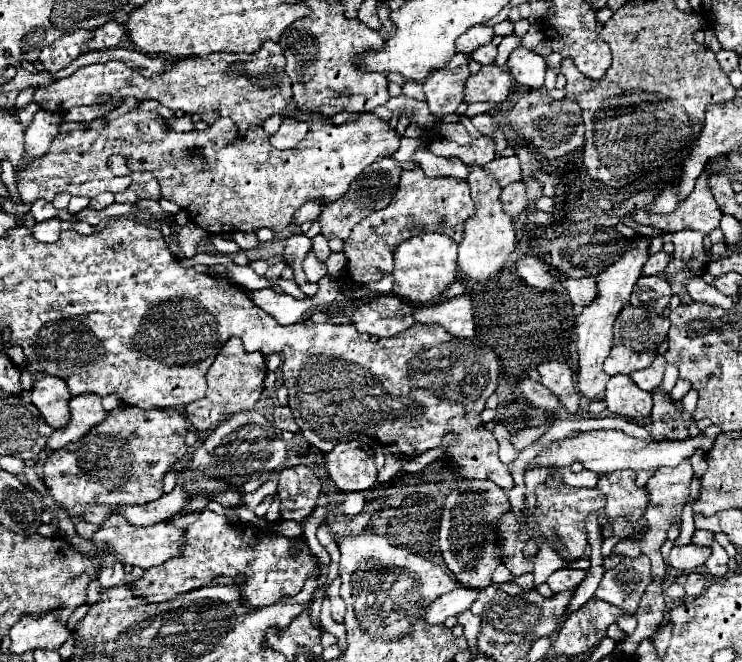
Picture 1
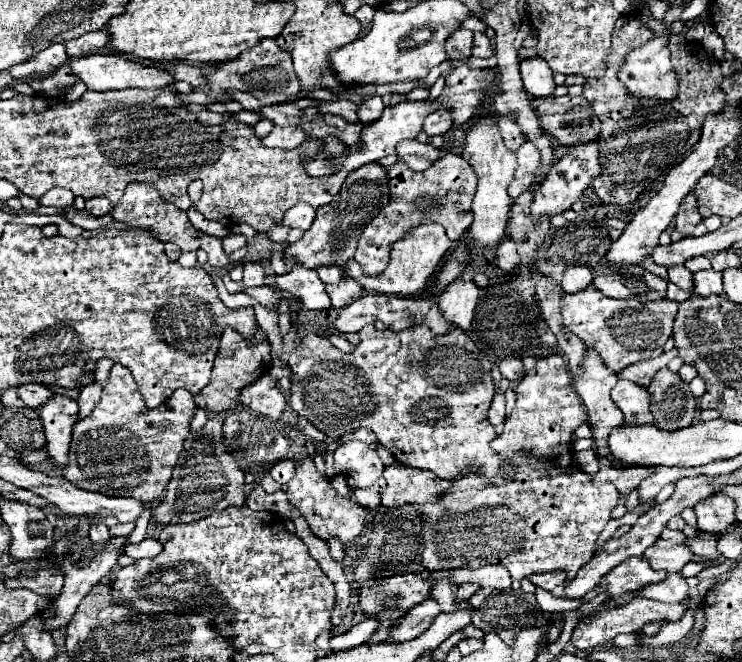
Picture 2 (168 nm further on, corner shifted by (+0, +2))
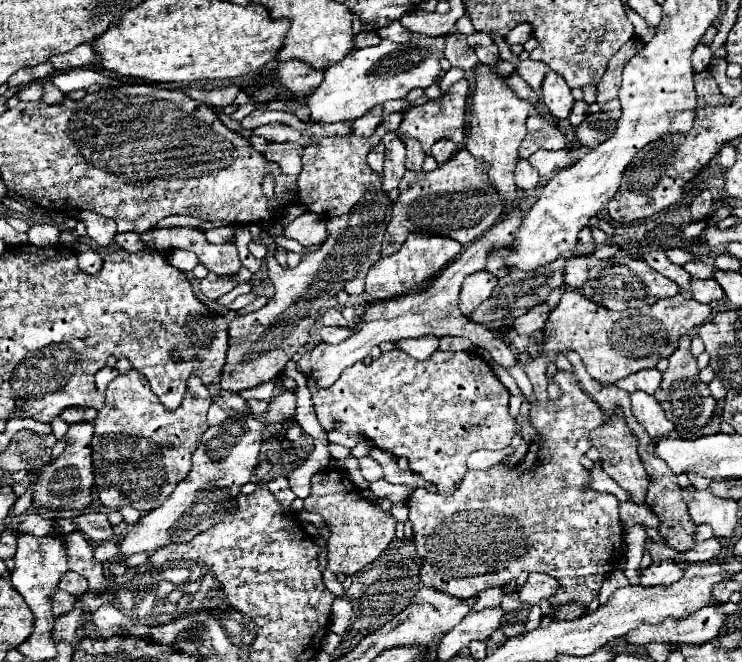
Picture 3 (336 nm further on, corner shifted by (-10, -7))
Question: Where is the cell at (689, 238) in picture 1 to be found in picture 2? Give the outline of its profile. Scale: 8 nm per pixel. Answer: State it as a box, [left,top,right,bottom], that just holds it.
[674,192,702,236]

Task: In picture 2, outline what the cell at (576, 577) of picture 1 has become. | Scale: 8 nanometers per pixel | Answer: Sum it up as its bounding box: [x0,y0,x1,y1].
[530,572,566,590]

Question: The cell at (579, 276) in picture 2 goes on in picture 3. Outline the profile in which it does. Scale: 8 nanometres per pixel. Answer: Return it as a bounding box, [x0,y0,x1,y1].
[564,257,588,289]

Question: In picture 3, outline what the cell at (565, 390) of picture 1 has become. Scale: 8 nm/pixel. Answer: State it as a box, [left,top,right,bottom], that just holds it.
[408,371,624,605]

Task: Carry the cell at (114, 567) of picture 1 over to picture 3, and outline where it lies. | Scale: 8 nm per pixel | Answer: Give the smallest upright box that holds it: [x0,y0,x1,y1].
[72,513,114,543]

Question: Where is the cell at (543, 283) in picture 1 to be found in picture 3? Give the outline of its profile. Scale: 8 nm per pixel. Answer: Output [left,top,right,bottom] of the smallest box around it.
[486,249,508,277]

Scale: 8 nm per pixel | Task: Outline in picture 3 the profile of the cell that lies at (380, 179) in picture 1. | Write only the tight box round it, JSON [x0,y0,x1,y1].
[222,193,392,391]

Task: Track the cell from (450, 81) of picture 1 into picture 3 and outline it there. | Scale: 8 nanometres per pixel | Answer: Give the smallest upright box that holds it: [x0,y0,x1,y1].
[430,139,458,163]

